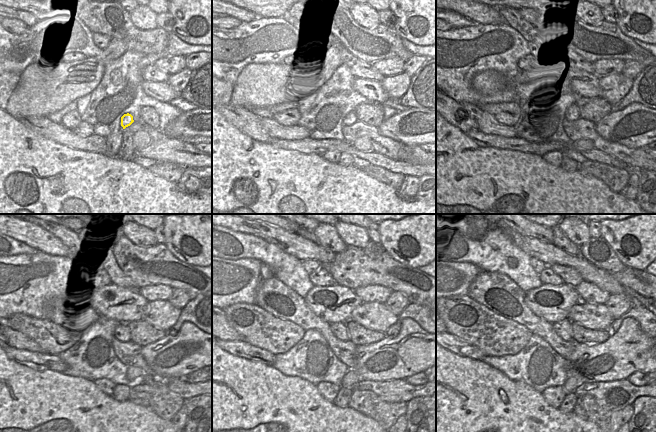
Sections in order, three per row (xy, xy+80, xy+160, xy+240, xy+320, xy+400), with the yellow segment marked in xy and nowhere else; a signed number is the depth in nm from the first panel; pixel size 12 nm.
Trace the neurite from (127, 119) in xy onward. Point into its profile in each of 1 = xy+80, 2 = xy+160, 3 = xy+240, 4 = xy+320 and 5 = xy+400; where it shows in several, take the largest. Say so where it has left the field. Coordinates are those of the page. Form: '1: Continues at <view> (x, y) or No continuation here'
1: Continues at xy+80 (351, 118)
2: Continues at xy+160 (572, 113)
3: Continues at xy+240 (122, 333)
4: Continues at xy+320 (339, 329)
5: Continues at xy+400 (563, 328).

